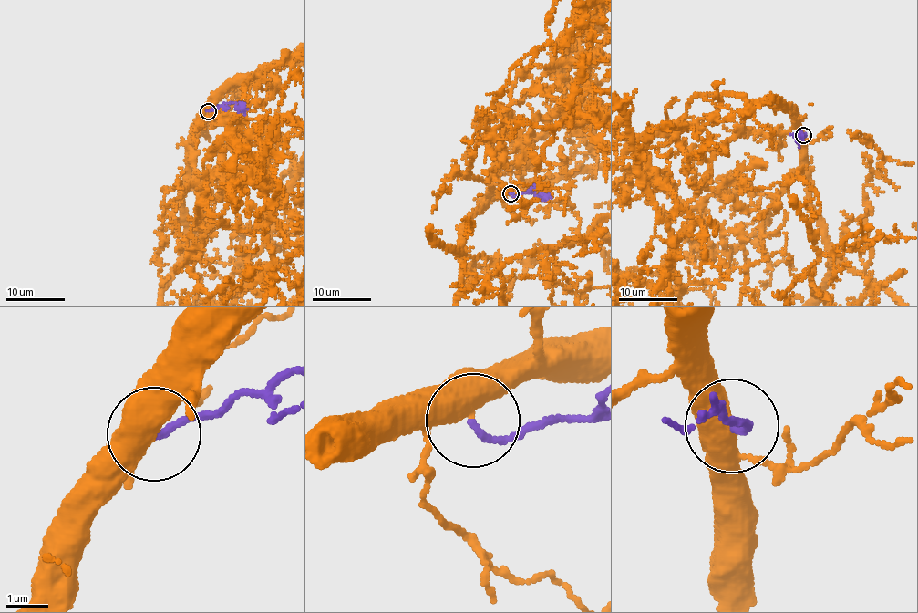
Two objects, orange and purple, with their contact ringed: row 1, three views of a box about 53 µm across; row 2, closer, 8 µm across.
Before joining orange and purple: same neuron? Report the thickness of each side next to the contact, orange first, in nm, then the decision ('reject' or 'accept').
440/160 nm | accept

